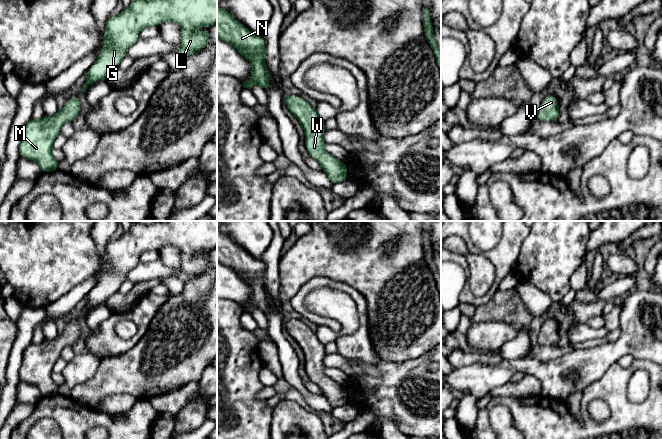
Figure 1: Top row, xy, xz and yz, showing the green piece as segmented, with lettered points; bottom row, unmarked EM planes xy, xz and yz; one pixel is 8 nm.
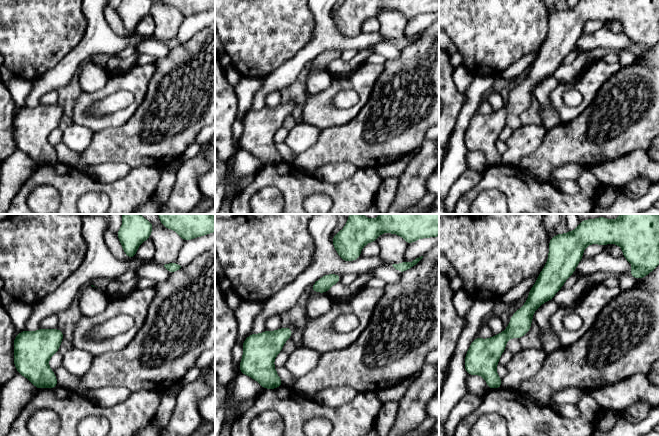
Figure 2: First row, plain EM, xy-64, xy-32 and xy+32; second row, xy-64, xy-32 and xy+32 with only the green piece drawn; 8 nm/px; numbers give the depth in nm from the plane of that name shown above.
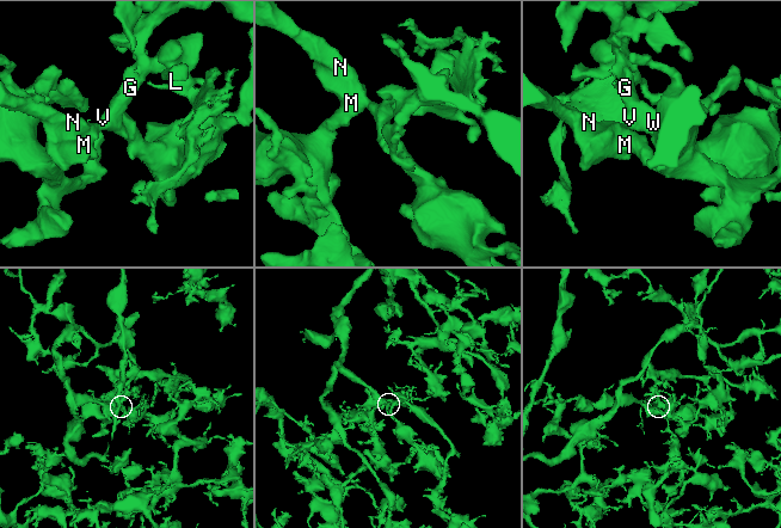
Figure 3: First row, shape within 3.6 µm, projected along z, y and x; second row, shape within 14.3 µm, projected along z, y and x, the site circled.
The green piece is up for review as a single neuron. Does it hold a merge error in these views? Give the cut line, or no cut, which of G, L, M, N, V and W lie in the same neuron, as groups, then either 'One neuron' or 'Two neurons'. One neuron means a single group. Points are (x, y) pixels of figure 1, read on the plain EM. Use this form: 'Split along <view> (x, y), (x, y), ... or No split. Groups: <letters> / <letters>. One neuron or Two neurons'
No split. Groups: G L M N V W. One neuron

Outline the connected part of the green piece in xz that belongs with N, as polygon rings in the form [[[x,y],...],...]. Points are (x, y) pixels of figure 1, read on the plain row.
[[[217,230],[217,262],[231,268],[253,289],[250,305],[242,306],[243,311],[251,314],[252,309],[257,308],[267,315],[270,311],[270,300],[264,284],[265,264],[252,257],[219,230]]]

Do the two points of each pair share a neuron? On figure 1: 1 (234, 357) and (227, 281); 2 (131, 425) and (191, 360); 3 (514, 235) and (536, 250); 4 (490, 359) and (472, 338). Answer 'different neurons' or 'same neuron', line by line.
1: different neurons
2: different neurons
3: different neurons
4: different neurons

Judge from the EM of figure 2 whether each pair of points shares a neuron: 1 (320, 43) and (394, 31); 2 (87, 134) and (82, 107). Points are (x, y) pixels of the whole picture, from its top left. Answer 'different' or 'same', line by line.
1: different
2: different

